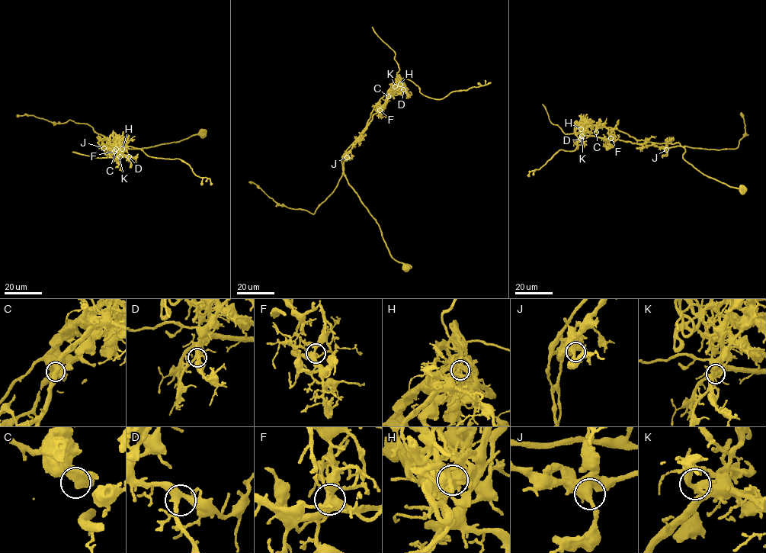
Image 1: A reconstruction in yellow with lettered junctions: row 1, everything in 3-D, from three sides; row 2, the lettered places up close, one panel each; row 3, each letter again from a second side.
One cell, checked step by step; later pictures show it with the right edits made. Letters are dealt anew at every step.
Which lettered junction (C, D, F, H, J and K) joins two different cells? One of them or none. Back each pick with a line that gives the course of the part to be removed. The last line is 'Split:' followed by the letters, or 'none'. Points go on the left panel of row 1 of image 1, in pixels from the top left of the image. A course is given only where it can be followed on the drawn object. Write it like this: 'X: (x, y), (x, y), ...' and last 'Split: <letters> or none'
H: (122, 149), (120, 154), (103, 148), (104, 136), (89, 125), (68, 120), (54, 123), (33, 115), (17, 117)
Split: H

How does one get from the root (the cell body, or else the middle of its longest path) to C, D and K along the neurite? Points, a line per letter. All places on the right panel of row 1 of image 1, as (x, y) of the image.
C: (743, 191), (699, 172), (684, 160), (682, 146), (639, 143), (610, 127), (597, 127), (596, 132)
D: (743, 191), (699, 172), (684, 160), (683, 154), (685, 149), (682, 146), (660, 148), (584, 134), (581, 139)
K: (743, 191), (699, 172), (684, 160), (682, 146), (660, 148), (581, 136)

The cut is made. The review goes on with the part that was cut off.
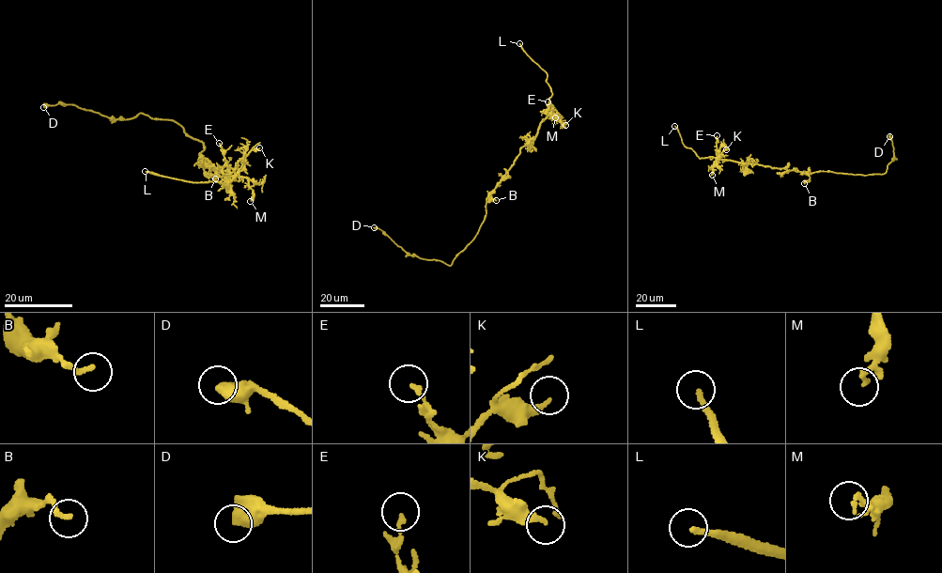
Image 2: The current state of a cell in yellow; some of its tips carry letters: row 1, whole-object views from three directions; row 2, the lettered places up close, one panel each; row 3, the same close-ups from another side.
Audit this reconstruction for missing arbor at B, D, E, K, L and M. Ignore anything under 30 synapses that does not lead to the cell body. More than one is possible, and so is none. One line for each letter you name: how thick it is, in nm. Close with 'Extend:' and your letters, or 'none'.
L: 200 nm thick
Extend: L

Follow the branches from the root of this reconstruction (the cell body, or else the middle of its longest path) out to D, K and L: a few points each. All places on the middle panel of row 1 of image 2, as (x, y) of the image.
D: (490, 192), (486, 199), (486, 216), (478, 233), (450, 265), (408, 255), (382, 230), (374, 227)
K: (490, 192), (514, 163), (519, 149), (536, 134), (539, 124), (551, 116), (565, 125)
L: (490, 192), (553, 107), (547, 74), (519, 43)

